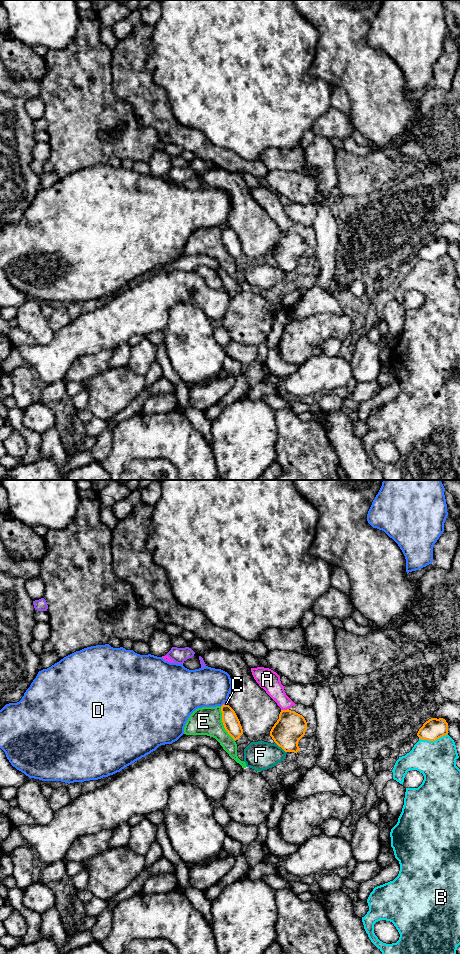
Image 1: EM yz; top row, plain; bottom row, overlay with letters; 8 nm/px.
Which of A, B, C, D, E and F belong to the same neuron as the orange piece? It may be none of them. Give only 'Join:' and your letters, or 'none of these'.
Join: none of these

